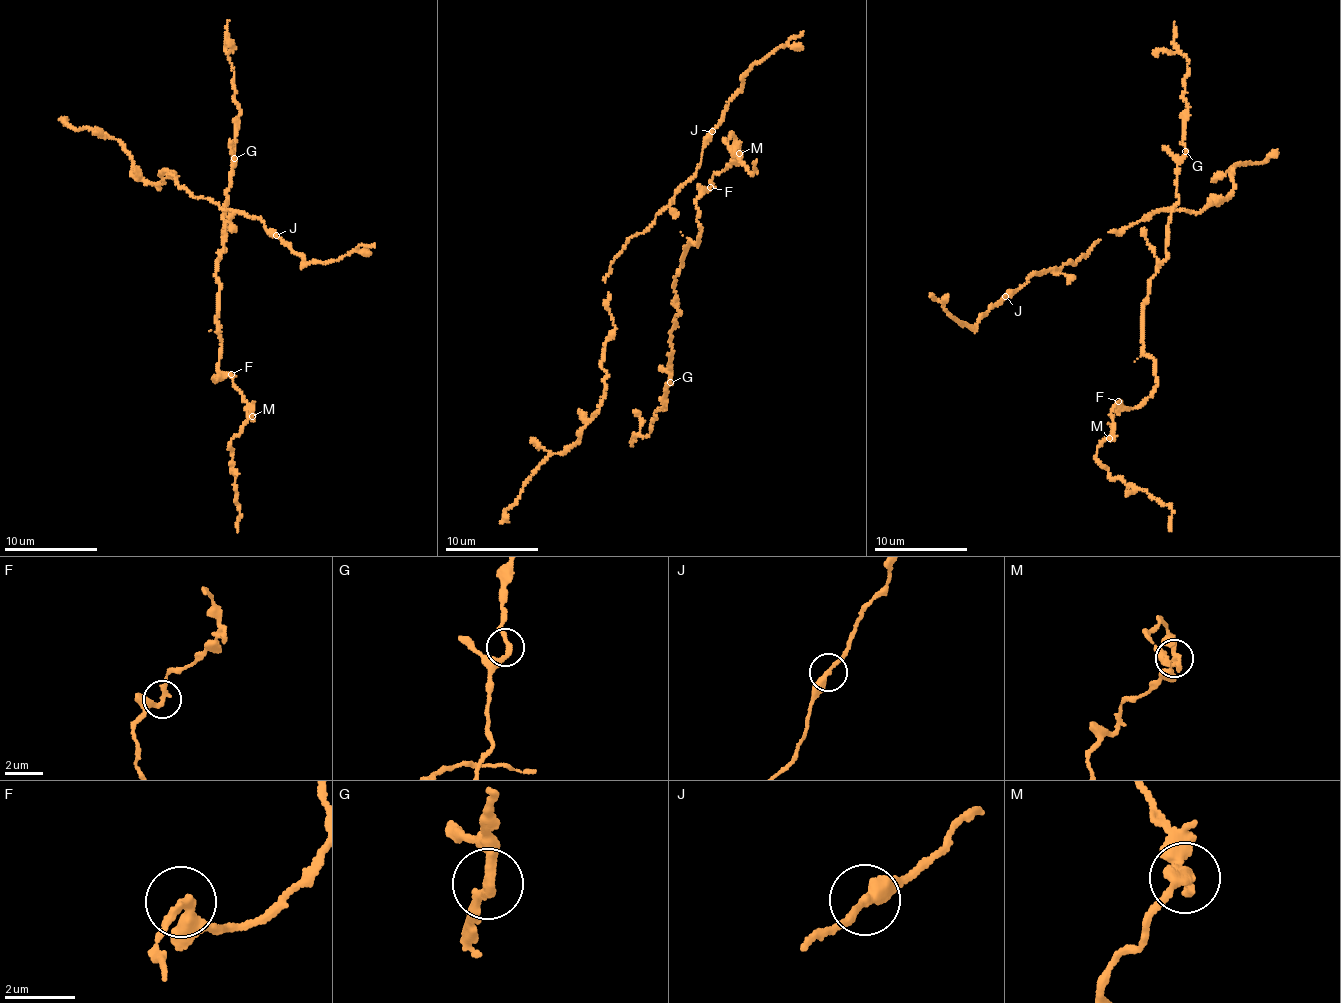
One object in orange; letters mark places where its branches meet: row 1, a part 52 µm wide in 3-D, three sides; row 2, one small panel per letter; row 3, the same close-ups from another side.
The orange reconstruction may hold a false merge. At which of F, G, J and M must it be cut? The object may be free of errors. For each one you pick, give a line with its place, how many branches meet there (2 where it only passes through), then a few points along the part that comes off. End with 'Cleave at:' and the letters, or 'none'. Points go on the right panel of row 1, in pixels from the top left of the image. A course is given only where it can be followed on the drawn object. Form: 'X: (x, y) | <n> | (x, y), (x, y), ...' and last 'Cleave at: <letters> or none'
M: (1109, 438) | 2 | (1110, 438), (1097, 448), (1097, 456), (1108, 473), (1142, 489), (1169, 506), (1169, 531)
Cleave at: M

